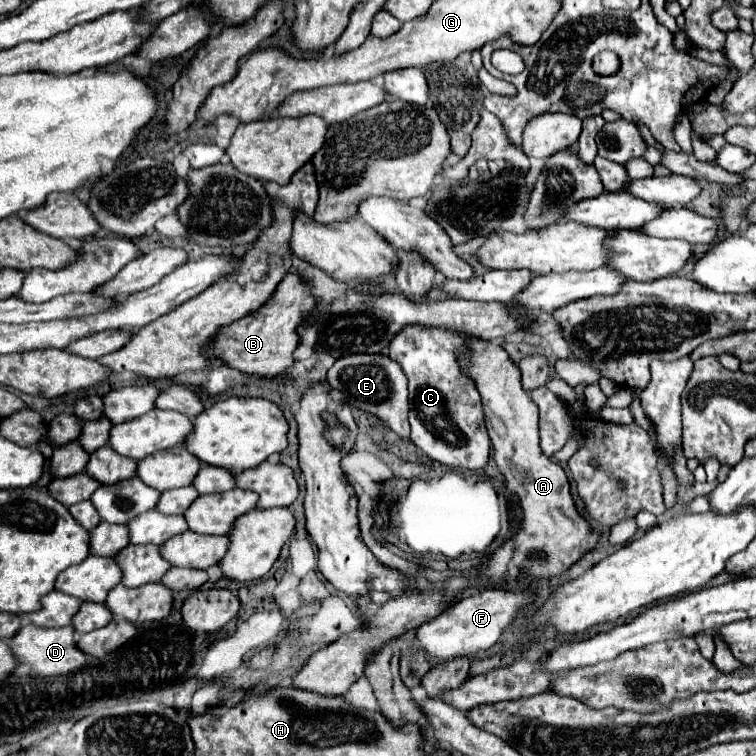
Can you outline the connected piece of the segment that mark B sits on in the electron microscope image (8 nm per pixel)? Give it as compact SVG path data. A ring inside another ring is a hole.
M290 272L288 276L284 276L272 298L260 310L218 332L218 338L208 348L210 356L222 358L228 366L244 374L270 376L270 378L282 374L294 364L292 354L300 344L298 326L302 324L302 318L306 320L306 312L314 308L314 298L316 294L312 292L310 284L296 272Z

